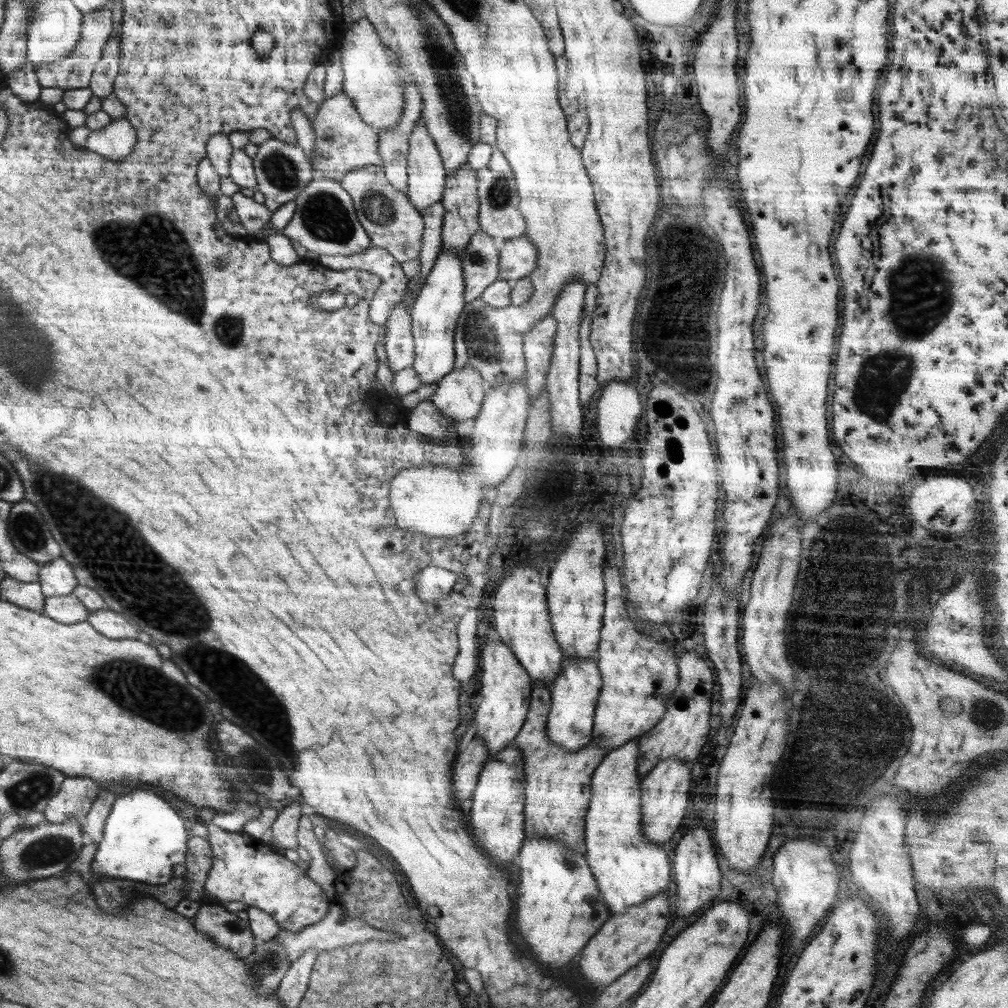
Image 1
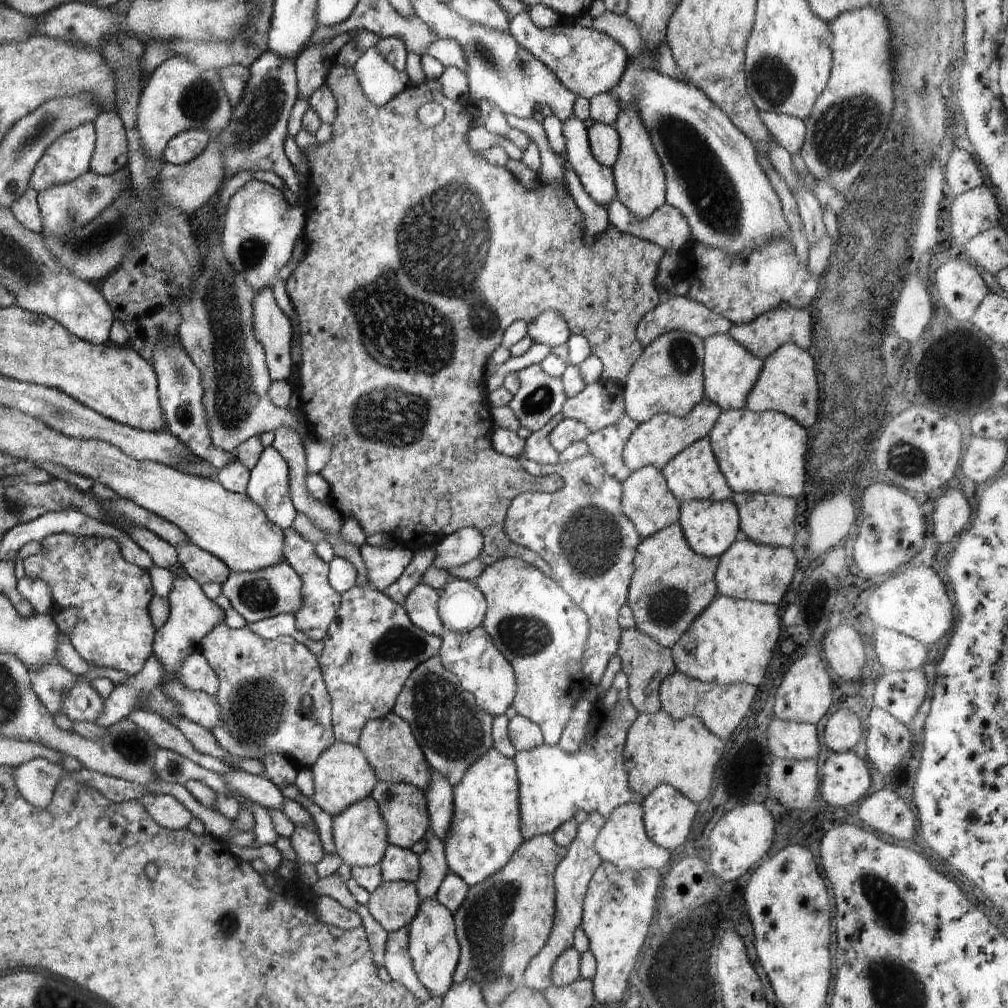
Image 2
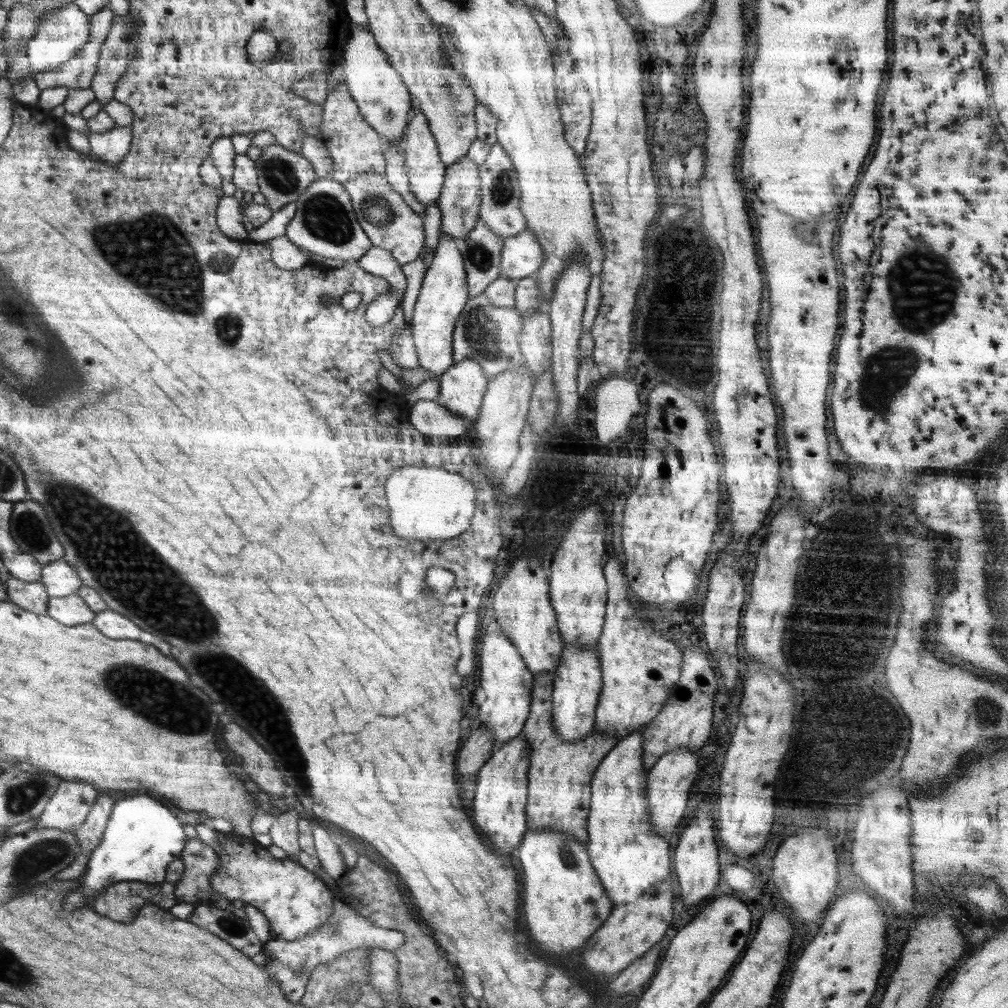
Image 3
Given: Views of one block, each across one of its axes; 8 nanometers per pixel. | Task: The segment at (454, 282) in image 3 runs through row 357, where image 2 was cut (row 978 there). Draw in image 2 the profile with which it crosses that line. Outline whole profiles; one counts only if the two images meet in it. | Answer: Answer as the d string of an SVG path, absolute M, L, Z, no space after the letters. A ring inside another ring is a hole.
M436 898L424 900L408 926L408 936L408 954L418 980L431 996L443 996L454 982L454 971L459 960L459 944L453 913L442 906Z

